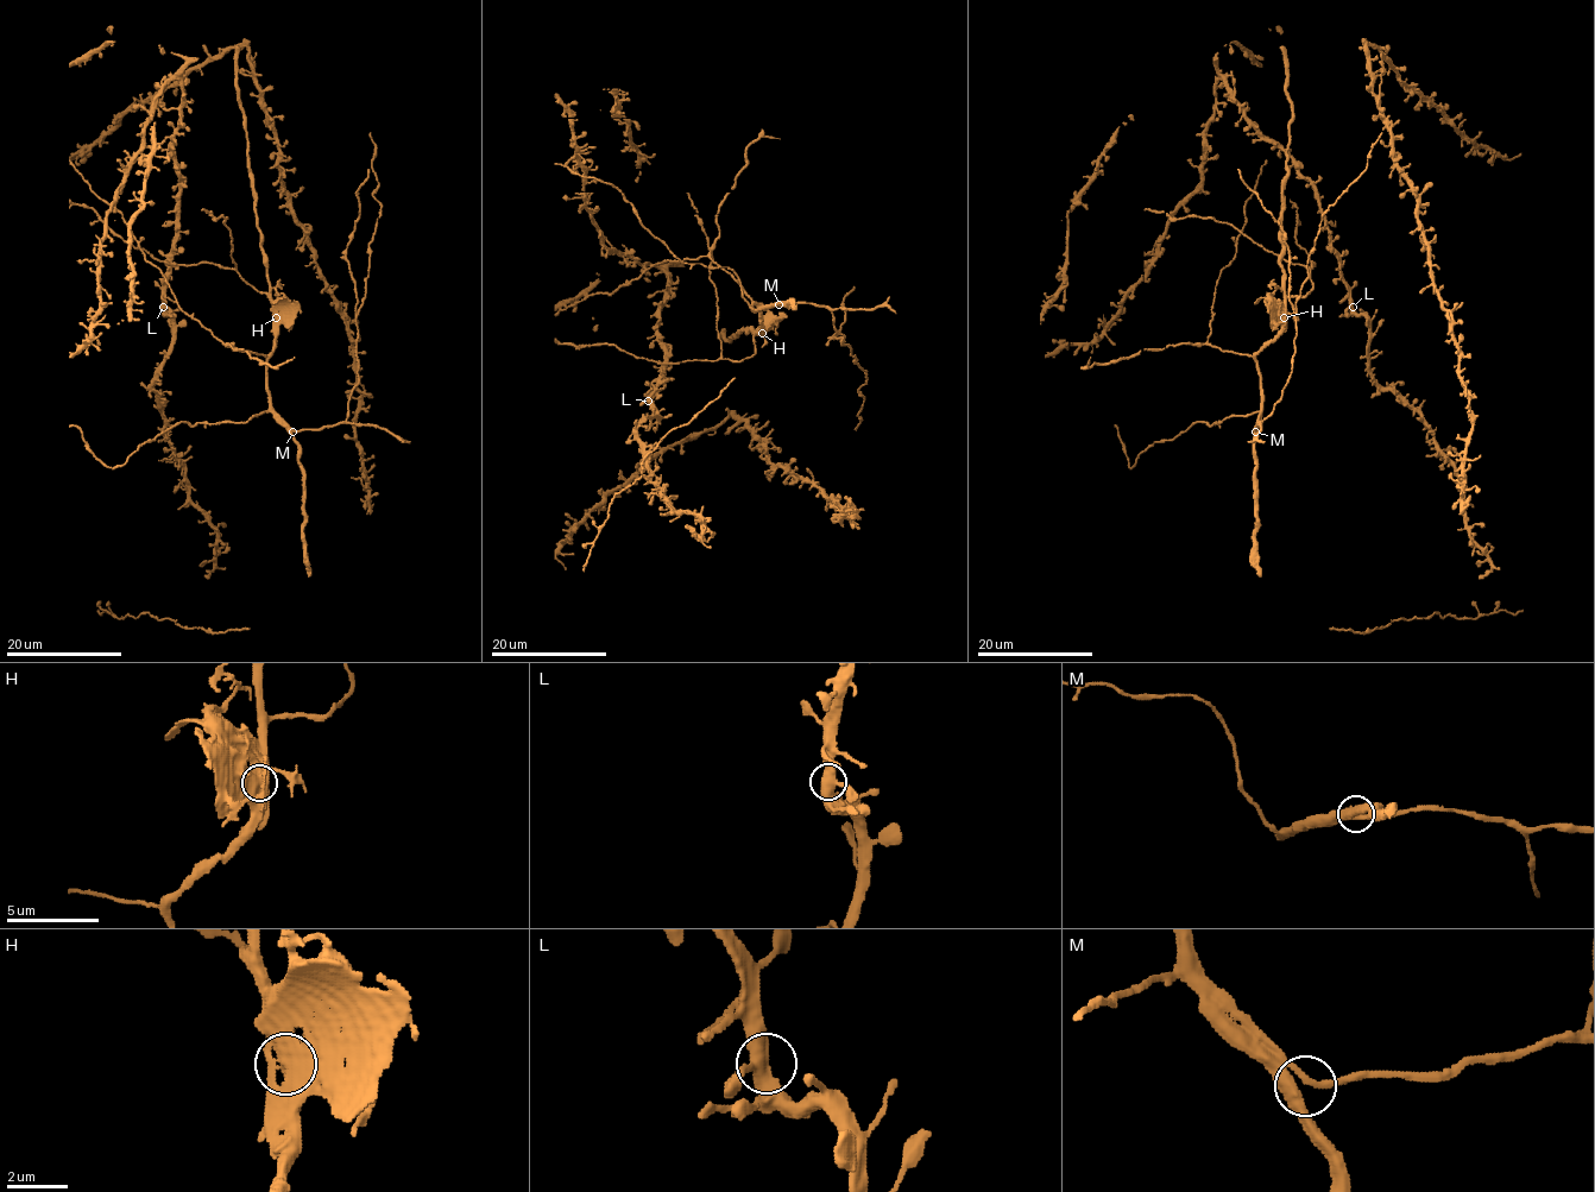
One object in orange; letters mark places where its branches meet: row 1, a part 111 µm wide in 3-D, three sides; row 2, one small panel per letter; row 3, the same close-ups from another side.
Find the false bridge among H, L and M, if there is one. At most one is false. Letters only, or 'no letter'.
H

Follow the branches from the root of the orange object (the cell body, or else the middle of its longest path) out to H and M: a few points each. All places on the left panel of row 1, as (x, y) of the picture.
H: (237, 271), (269, 296), (276, 317)
M: (237, 271), (264, 291), (271, 303), (275, 349), (268, 361), (269, 407), (292, 431)

